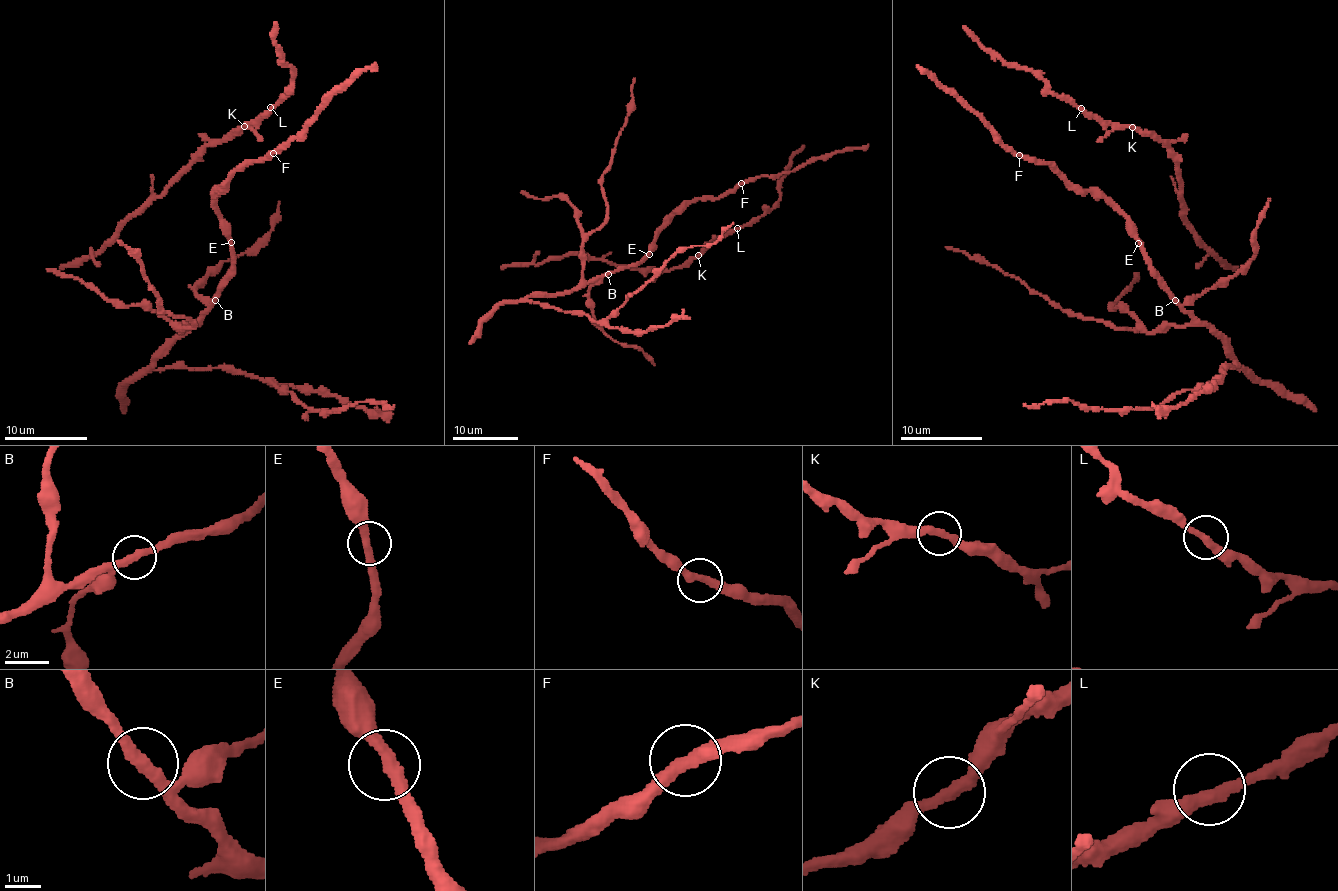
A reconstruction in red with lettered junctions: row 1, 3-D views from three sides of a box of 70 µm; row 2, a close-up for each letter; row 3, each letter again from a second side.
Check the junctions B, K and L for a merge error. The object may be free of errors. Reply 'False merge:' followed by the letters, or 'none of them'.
False merge: none of them

